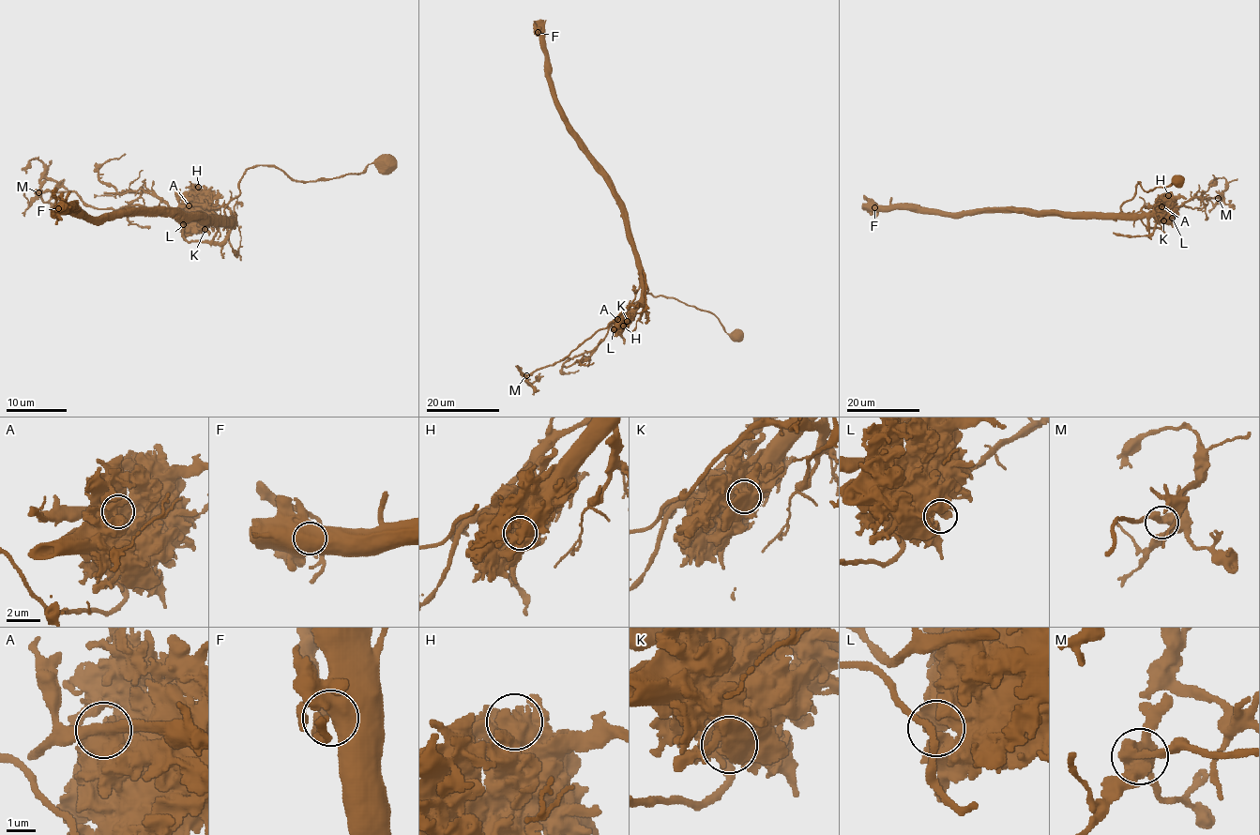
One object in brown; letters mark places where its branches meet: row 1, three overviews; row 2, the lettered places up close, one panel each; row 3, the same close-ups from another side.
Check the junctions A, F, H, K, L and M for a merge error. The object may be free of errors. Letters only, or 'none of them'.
A

